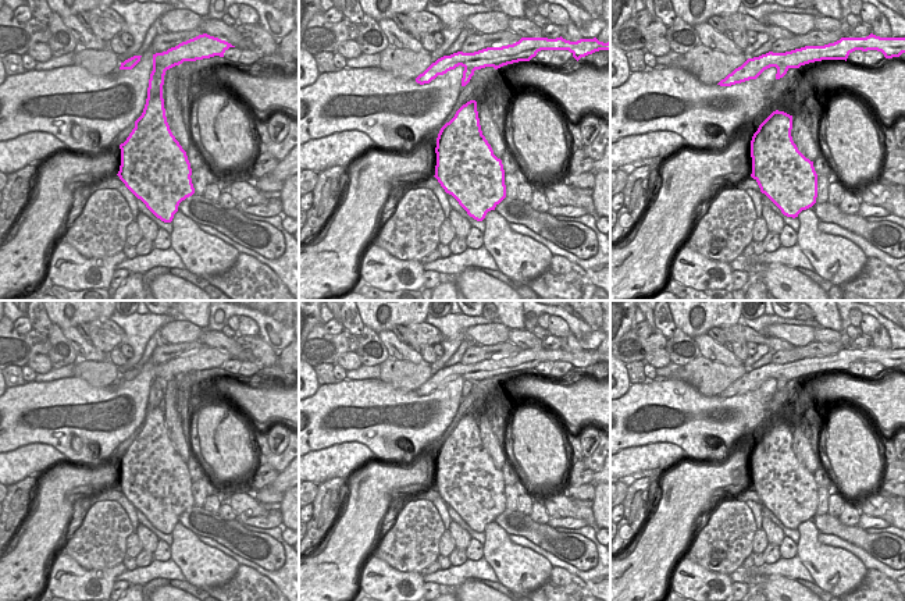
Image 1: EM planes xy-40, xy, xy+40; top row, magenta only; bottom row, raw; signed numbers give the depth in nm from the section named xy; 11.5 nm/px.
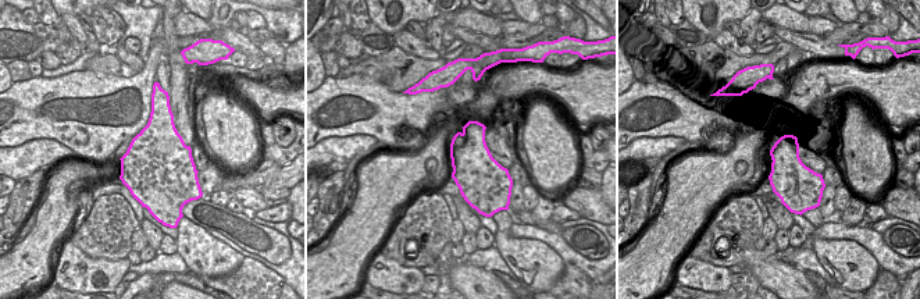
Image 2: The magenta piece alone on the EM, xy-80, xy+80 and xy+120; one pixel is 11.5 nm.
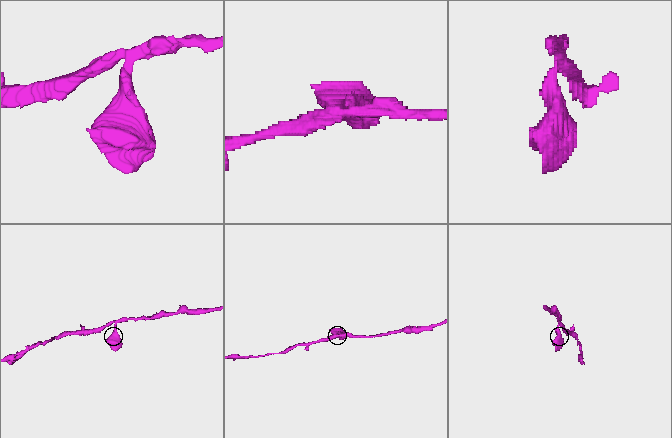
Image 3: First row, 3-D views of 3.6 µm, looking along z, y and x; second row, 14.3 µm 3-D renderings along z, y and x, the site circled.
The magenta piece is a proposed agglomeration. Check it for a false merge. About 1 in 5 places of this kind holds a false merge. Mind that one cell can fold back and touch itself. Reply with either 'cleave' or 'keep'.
keep

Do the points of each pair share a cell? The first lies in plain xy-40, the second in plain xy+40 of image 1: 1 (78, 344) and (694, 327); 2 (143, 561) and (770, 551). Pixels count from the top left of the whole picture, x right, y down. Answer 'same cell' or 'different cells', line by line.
1: different cells
2: same cell

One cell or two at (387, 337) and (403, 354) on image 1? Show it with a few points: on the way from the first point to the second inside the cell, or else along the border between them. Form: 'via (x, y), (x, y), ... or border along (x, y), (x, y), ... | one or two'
via (391, 341), (399, 349) | one

